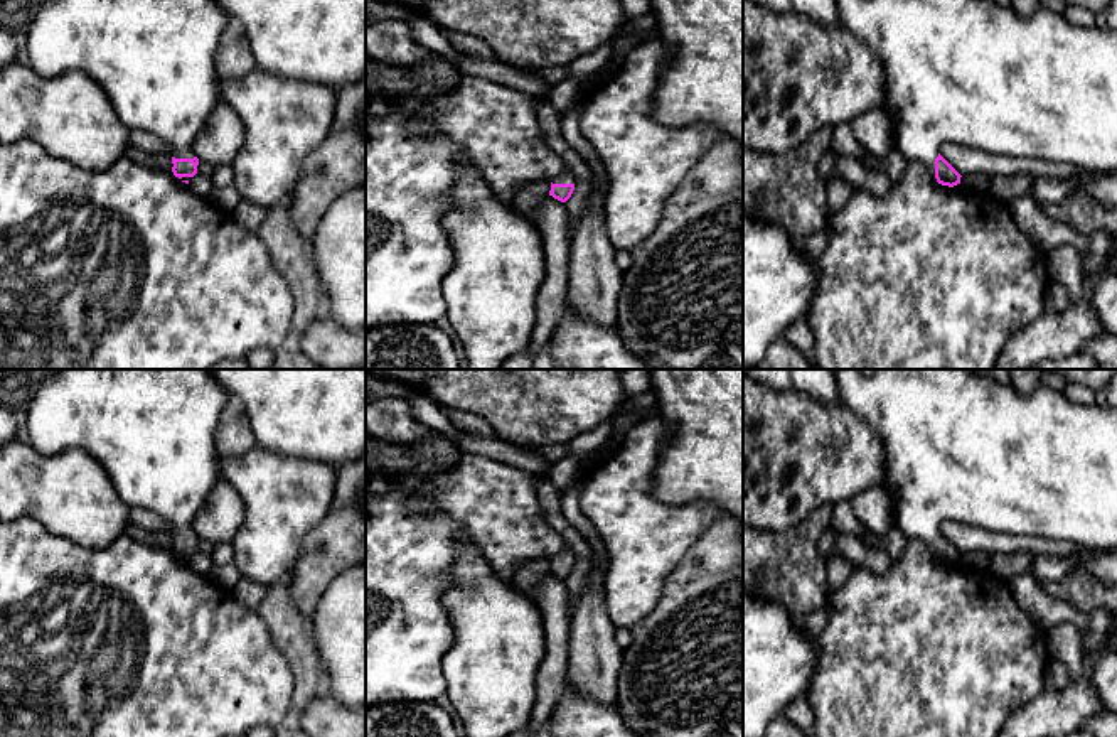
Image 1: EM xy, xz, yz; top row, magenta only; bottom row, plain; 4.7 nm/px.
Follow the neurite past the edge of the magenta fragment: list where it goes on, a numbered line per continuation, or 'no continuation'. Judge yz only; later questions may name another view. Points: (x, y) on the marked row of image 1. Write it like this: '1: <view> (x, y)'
1: yz (971, 73)

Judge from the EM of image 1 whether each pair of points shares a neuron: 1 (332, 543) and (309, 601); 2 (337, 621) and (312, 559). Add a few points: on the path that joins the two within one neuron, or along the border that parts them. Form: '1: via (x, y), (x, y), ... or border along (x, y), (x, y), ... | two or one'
1: via (322, 557), (310, 577), (309, 587) | one
2: border along (347, 567), (331, 582), (310, 623) | two

